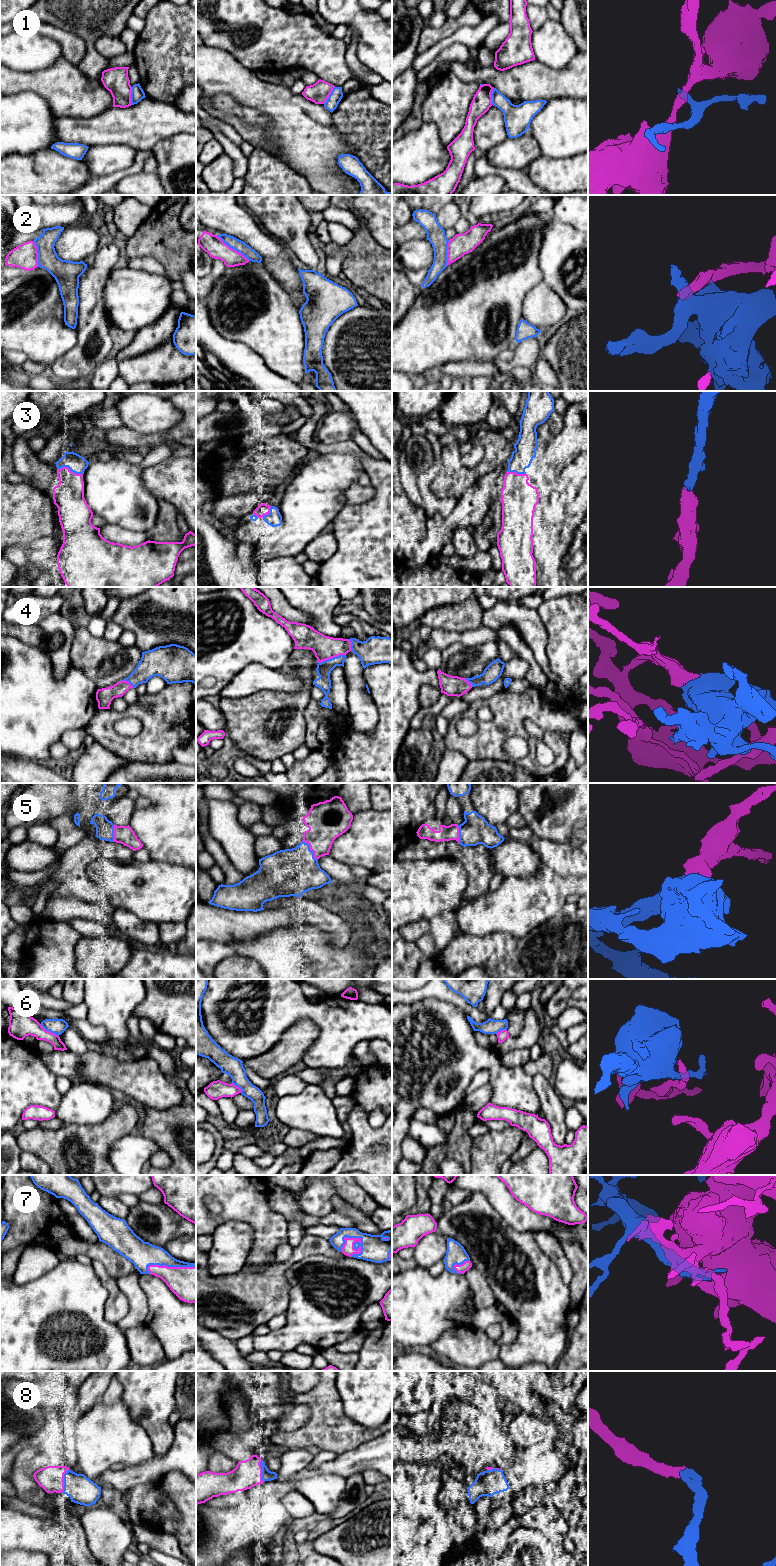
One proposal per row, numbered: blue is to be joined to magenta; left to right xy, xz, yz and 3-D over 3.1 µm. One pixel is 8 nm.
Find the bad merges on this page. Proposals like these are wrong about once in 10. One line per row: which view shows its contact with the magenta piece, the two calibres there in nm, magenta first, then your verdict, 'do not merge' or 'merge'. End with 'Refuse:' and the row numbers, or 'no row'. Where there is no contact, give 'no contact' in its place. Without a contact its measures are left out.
1: meets magenta in xy; 200 nm thick on the magenta side, 110 nm on the other; do not merge
2: meets magenta in xz; 160 nm thick on the magenta side, 90 nm on the other; merge
3: meets magenta in xy; 240 nm thick on the magenta side, 140 nm on the other; merge
4: meets magenta in xz; 190 nm thick on the magenta side, 120 nm on the other; merge
5: meets magenta in xz; 280 nm thick on the magenta side, 380 nm on the other; merge
6: meets magenta in xy; 200 nm thick on the magenta side, 130 nm on the other; do not merge
7: meets magenta in xz; 100 nm thick on the magenta side, 220 nm on the other; merge
8: meets magenta in xy; 200 nm thick on the magenta side, 220 nm on the other; merge
Refuse: 1, 6

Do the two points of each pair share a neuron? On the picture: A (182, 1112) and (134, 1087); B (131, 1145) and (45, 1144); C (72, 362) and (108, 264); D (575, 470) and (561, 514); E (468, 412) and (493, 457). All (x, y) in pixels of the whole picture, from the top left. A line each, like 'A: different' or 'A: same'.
A: different
B: different
C: same
D: same
E: different

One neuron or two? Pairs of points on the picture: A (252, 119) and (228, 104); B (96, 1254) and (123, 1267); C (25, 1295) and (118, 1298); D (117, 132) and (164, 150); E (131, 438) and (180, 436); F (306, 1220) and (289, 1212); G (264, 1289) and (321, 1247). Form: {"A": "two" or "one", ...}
{"A": "one", "B": "one", "C": "two", "D": "two", "E": "one", "F": "one", "G": "one"}

